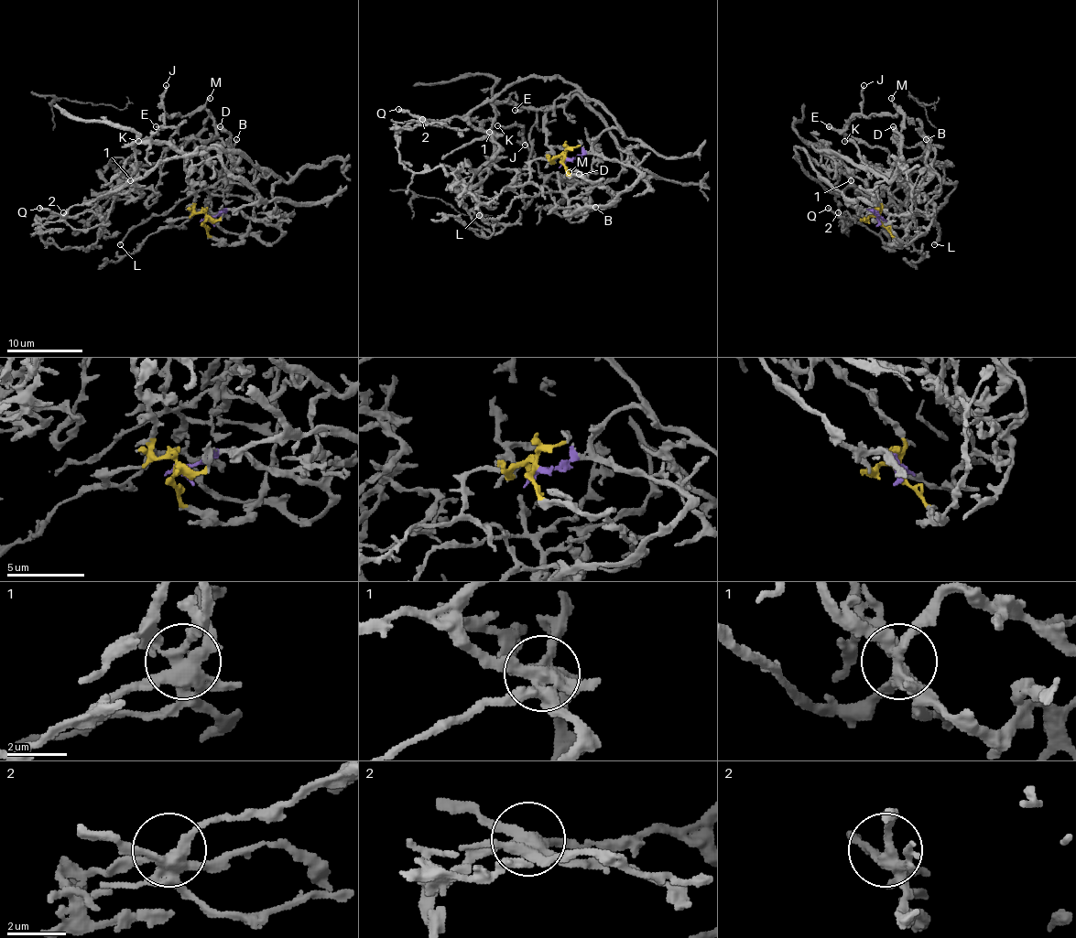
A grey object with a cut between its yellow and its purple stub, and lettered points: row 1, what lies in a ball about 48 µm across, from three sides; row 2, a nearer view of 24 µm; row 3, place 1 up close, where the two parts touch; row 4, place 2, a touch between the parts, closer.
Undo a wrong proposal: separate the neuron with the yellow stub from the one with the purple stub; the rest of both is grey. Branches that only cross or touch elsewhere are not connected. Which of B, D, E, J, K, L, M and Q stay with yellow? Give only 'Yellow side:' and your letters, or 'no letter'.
Yellow side: D, E

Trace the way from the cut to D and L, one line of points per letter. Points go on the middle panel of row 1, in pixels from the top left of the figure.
D: (566, 159), (554, 161), (545, 119), (575, 97), (621, 156), (621, 173), (605, 184), (589, 188), (579, 175)
L: (566, 159), (600, 154), (640, 175), (577, 212), (554, 192), (520, 196), (495, 219), (478, 215)

